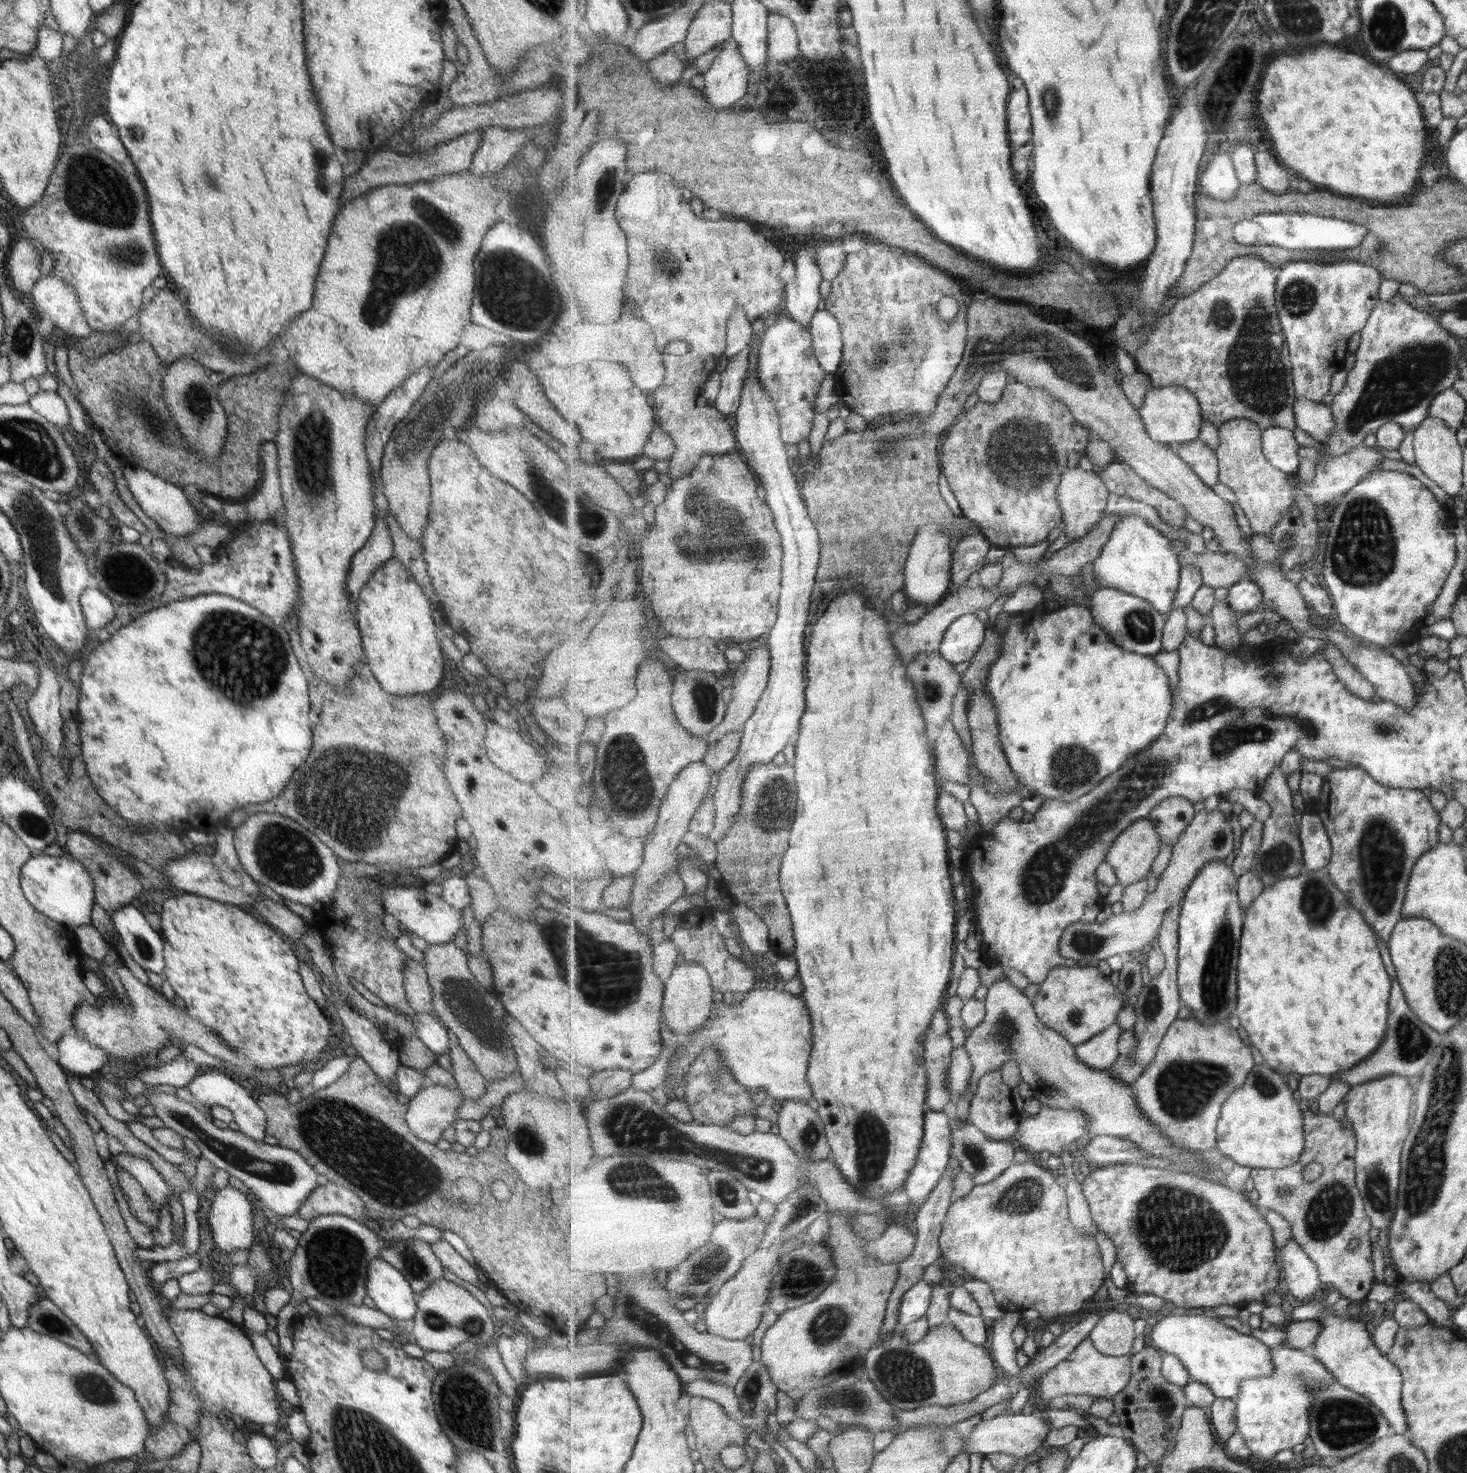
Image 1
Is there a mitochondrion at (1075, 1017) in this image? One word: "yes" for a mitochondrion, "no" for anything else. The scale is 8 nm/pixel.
yes

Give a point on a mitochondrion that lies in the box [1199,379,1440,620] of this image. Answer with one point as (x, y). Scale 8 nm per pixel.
(1362, 553)

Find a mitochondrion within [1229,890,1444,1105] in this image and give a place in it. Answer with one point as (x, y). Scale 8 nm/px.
(1414, 1043)

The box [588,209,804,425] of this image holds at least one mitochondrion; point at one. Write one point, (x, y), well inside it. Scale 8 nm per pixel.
(666, 264)

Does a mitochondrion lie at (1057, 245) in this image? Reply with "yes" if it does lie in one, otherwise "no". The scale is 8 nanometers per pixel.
no

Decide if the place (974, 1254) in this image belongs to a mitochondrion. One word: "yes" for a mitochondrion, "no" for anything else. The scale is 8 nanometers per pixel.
no

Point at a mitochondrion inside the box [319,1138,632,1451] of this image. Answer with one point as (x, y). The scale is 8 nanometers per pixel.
(456, 1409)

